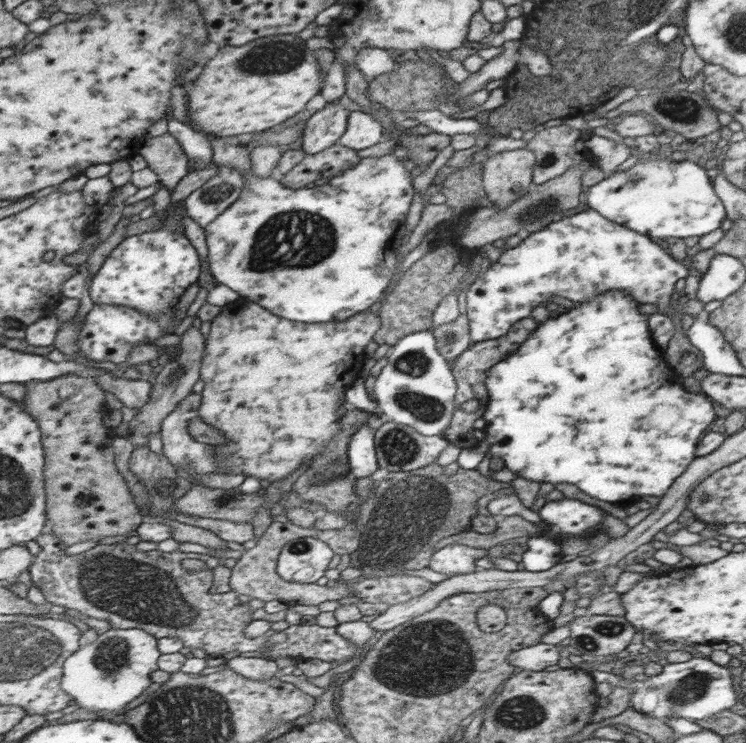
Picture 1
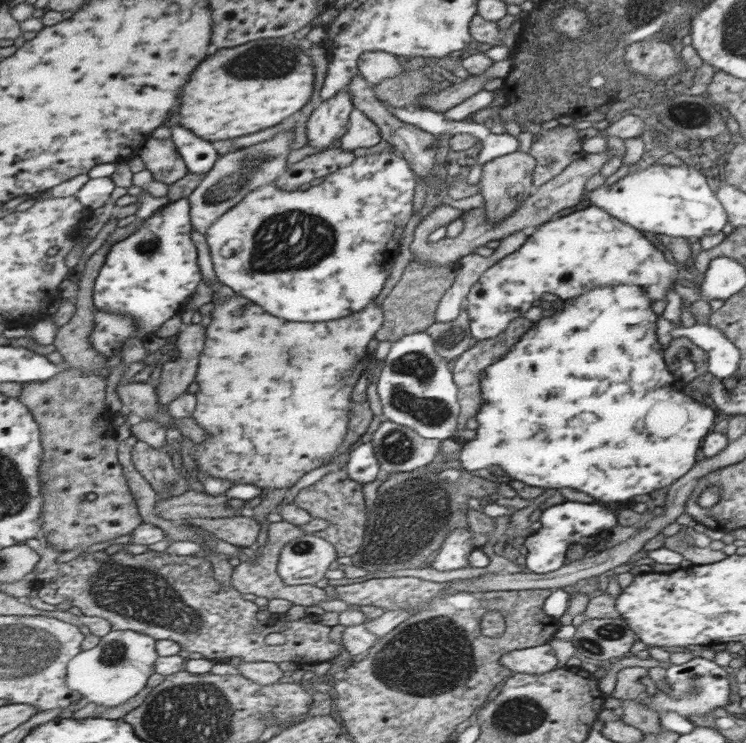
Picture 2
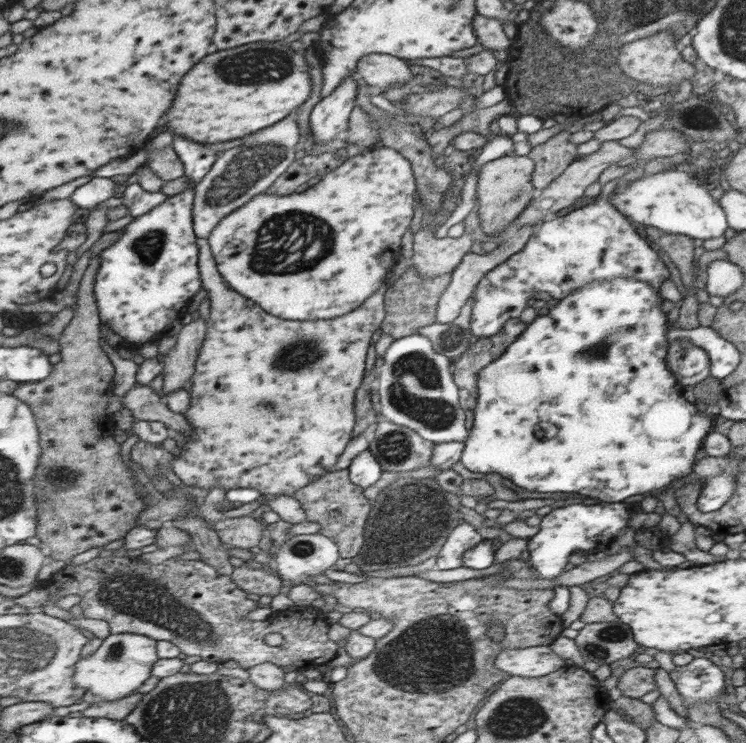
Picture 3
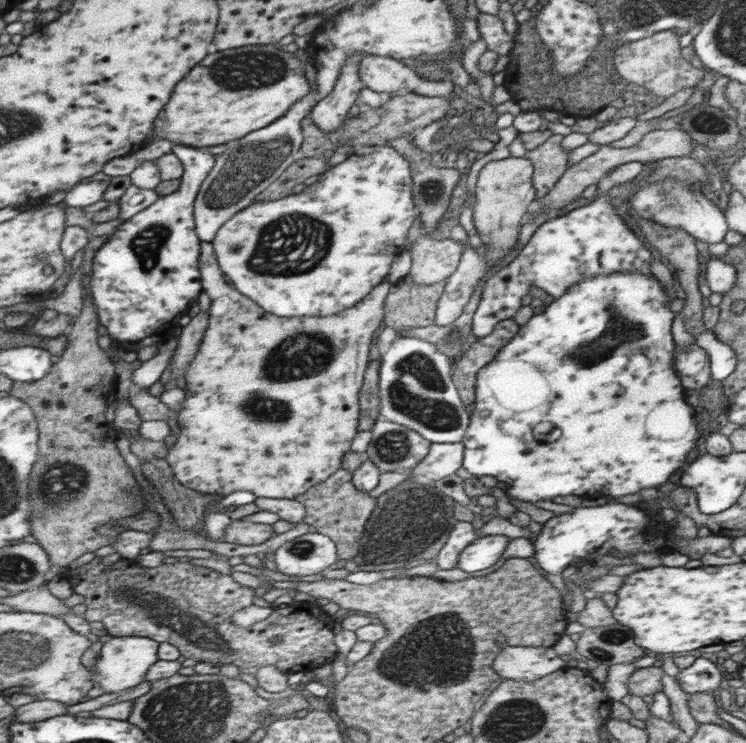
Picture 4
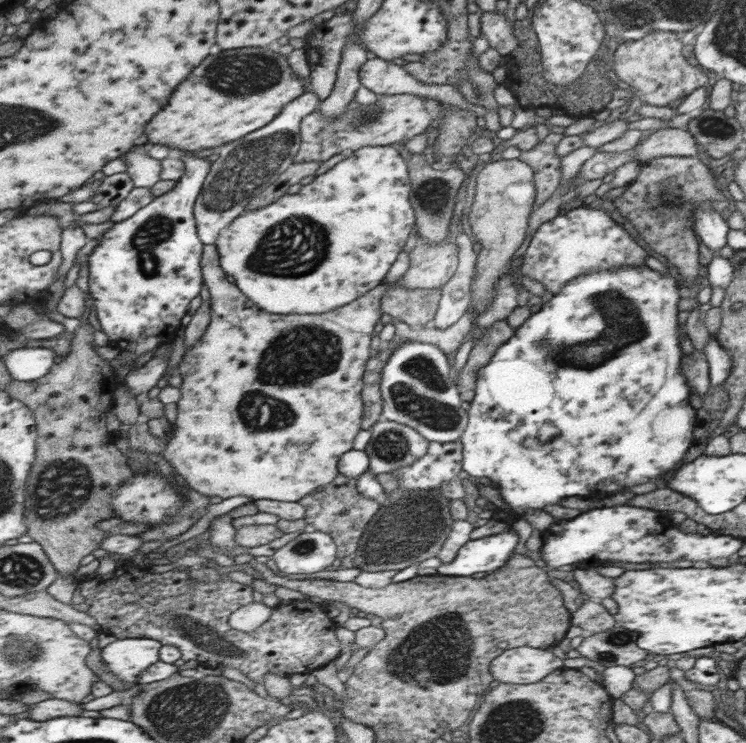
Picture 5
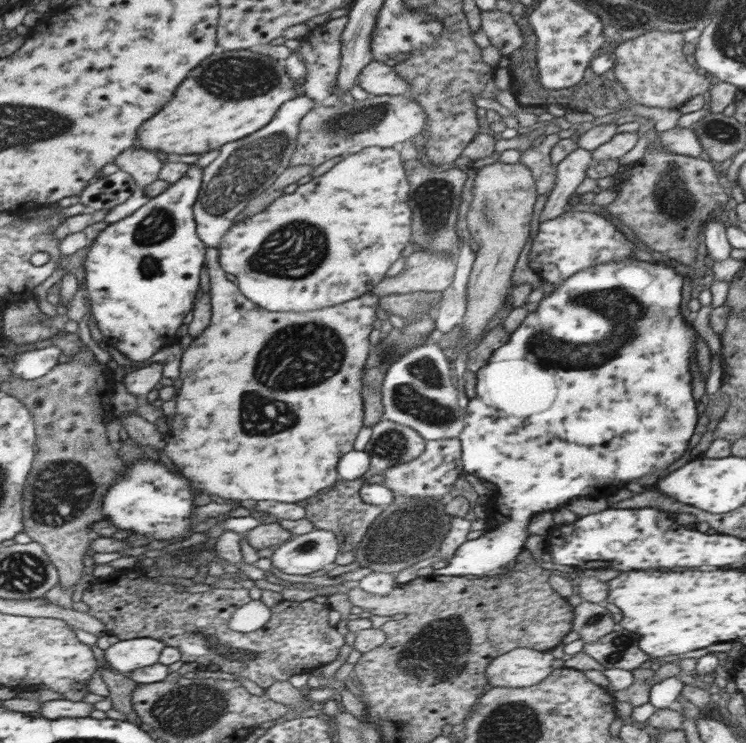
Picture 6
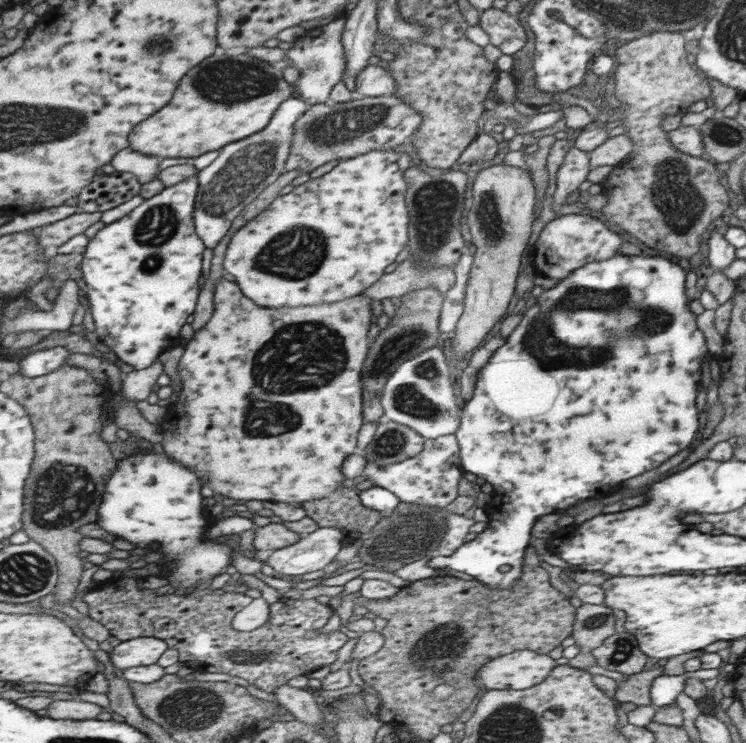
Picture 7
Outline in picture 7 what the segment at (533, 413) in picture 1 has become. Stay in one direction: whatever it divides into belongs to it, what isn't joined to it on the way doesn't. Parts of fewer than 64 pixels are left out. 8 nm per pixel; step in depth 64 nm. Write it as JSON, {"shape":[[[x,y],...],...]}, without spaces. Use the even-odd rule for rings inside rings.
{"shape":[[[618,255],[602,262],[592,262],[574,270],[570,276],[562,281],[557,281],[556,286],[545,290],[537,297],[537,302],[529,309],[523,309],[523,317],[516,329],[506,339],[506,344],[493,352],[490,360],[480,369],[478,378],[473,390],[472,398],[462,406],[462,418],[460,426],[455,434],[459,444],[459,455],[463,470],[474,474],[477,478],[484,479],[493,487],[493,497],[488,505],[490,506],[489,521],[487,527],[478,533],[472,541],[464,543],[451,555],[438,556],[428,559],[427,565],[434,569],[447,570],[450,576],[468,576],[484,584],[487,588],[501,592],[504,589],[513,588],[518,583],[523,573],[523,562],[525,561],[525,550],[530,544],[530,532],[534,523],[544,514],[552,514],[556,510],[570,508],[588,496],[594,496],[596,492],[606,492],[604,488],[612,488],[628,478],[634,478],[638,474],[644,474],[680,450],[688,448],[694,440],[694,434],[698,430],[698,410],[696,410],[696,396],[702,374],[702,364],[708,353],[706,338],[696,325],[696,315],[690,311],[691,300],[686,297],[685,271],[678,265],[660,256],[624,256]],[[598,292],[600,302],[598,304]],[[602,294],[610,296],[610,302],[604,302]],[[614,296],[614,300],[612,300]],[[662,352],[662,354],[660,354]],[[568,400],[568,402],[566,402]],[[514,422],[516,422],[516,440],[514,440]],[[538,424],[538,432],[536,432]],[[536,440],[536,446],[534,446]],[[548,442],[558,442],[558,446],[548,448]],[[554,450],[558,450],[558,458],[546,458],[554,456]],[[544,456],[544,458],[542,458]]]}

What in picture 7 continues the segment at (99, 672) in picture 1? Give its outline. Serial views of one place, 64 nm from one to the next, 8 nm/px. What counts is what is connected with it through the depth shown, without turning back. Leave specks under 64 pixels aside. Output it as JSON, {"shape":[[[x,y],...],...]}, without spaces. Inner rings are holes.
{"shape":[[[152,635],[125,639],[114,647],[110,654],[114,666],[124,671],[133,666],[148,666],[154,664],[168,649],[162,639]]]}

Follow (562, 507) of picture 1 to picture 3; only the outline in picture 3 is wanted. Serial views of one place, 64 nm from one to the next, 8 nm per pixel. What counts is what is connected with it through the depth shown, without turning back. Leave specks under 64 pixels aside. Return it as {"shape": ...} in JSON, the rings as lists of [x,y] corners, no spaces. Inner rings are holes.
{"shape":[[[622,502],[618,504],[596,504],[596,506],[584,506],[584,504],[572,504],[560,510],[552,510],[541,520],[540,530],[530,537],[528,543],[528,555],[530,564],[536,573],[548,580],[560,576],[566,568],[569,556],[573,552],[594,553],[605,550],[609,544],[631,527],[630,508]]]}

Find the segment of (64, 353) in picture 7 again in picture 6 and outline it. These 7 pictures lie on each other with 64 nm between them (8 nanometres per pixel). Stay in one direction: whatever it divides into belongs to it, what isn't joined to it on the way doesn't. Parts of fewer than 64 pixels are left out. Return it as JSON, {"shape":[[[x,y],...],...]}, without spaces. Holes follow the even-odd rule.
{"shape":[[[56,346],[34,349],[24,352],[14,352],[10,358],[14,361],[11,372],[13,376],[24,380],[36,381],[45,374],[52,372],[59,364],[58,358],[63,352]]]}

